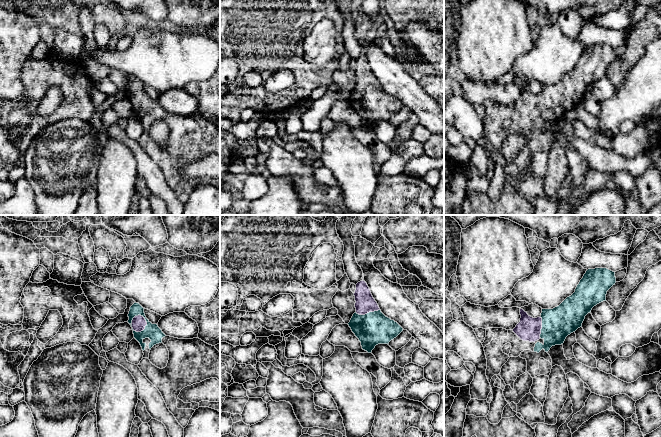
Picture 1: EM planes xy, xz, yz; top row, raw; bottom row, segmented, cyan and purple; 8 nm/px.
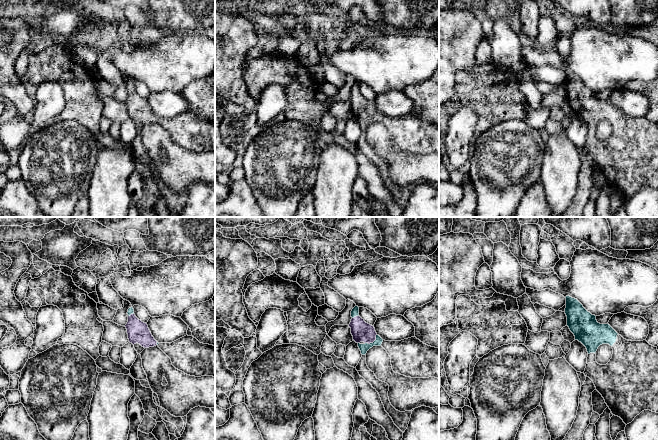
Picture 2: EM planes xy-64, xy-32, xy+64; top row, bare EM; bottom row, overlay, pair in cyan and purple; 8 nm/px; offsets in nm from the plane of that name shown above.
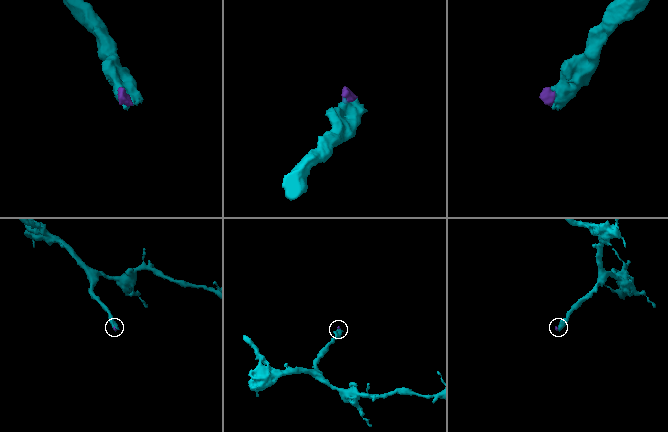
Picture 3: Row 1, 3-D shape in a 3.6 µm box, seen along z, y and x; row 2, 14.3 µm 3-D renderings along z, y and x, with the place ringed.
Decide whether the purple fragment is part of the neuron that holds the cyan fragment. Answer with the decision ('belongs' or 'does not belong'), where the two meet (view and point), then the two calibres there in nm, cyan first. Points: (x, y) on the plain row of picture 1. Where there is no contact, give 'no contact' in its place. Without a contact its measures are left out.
belongs | xy (131, 98) | 120/110 nm

